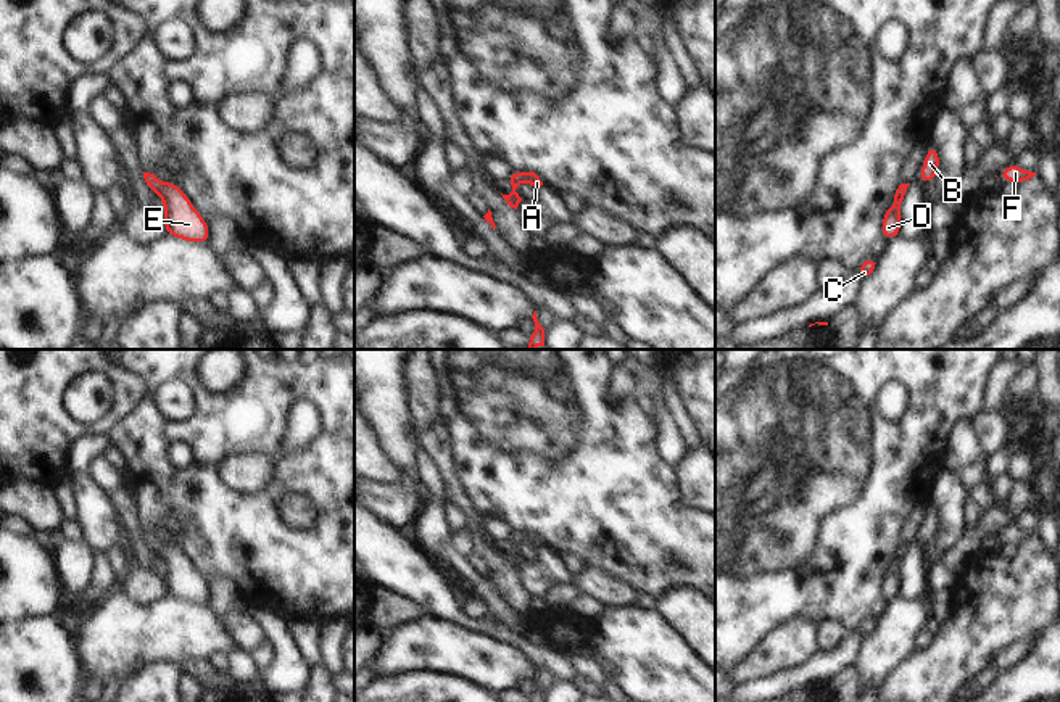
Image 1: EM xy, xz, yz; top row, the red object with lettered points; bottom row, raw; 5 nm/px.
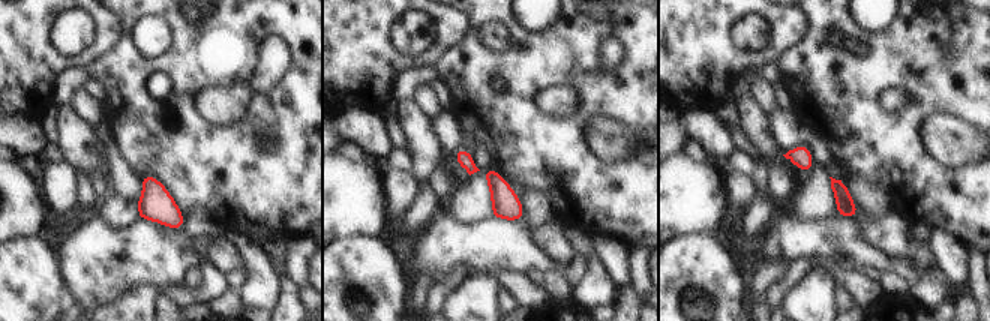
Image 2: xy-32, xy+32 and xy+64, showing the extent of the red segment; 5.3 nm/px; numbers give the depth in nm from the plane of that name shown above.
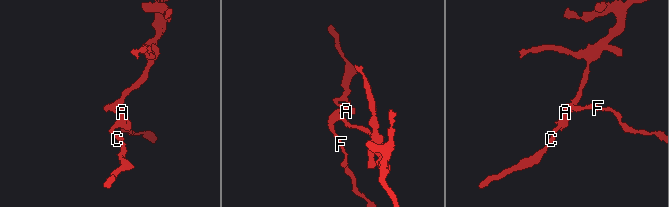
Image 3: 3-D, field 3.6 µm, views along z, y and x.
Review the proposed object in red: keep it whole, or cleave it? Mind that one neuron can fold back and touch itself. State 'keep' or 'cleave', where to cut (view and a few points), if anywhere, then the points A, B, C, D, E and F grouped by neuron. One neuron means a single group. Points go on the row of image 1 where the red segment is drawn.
keep; no cut; A B C D E F

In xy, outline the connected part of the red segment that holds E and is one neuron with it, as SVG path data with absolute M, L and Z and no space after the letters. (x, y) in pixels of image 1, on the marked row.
M143 172L143 179L151 192L164 203L164 230L176 238L208 243L209 224L193 208L187 195L172 182L163 184L155 174Z

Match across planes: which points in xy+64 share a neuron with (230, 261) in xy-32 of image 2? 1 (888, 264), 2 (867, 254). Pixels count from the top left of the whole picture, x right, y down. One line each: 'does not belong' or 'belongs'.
1: does not belong
2: does not belong

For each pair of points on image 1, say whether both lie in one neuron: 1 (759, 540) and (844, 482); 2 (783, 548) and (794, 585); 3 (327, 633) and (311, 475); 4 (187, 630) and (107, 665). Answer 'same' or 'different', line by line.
1: same
2: same
3: different
4: same

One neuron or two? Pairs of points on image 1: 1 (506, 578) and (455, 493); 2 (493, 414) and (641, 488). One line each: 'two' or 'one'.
1: one
2: one

